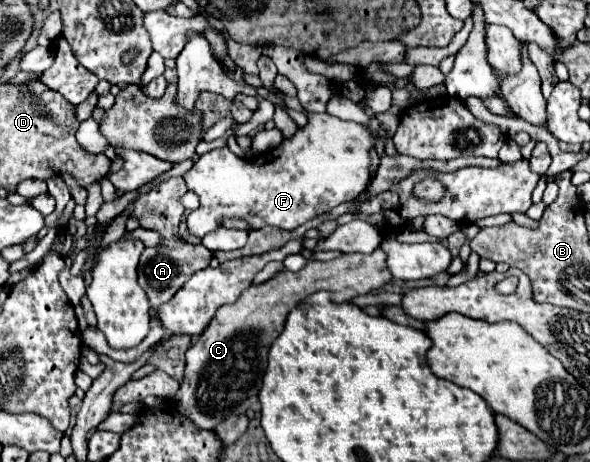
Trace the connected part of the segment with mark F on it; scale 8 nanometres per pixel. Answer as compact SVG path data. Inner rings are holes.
M305 112L309 118L309 124L295 132L293 138L287 138L281 142L279 148L273 148L269 152L263 152L255 158L239 158L235 156L227 146L211 150L203 154L193 168L183 176L187 182L187 188L195 192L201 200L201 208L191 212L187 216L187 228L191 236L203 238L205 234L213 232L221 226L221 218L245 218L253 230L259 230L263 226L275 226L283 230L293 230L307 220L325 214L333 210L335 206L355 200L369 184L369 150L375 146L375 140L367 126L357 122L345 122L339 118L323 114L311 114Z

